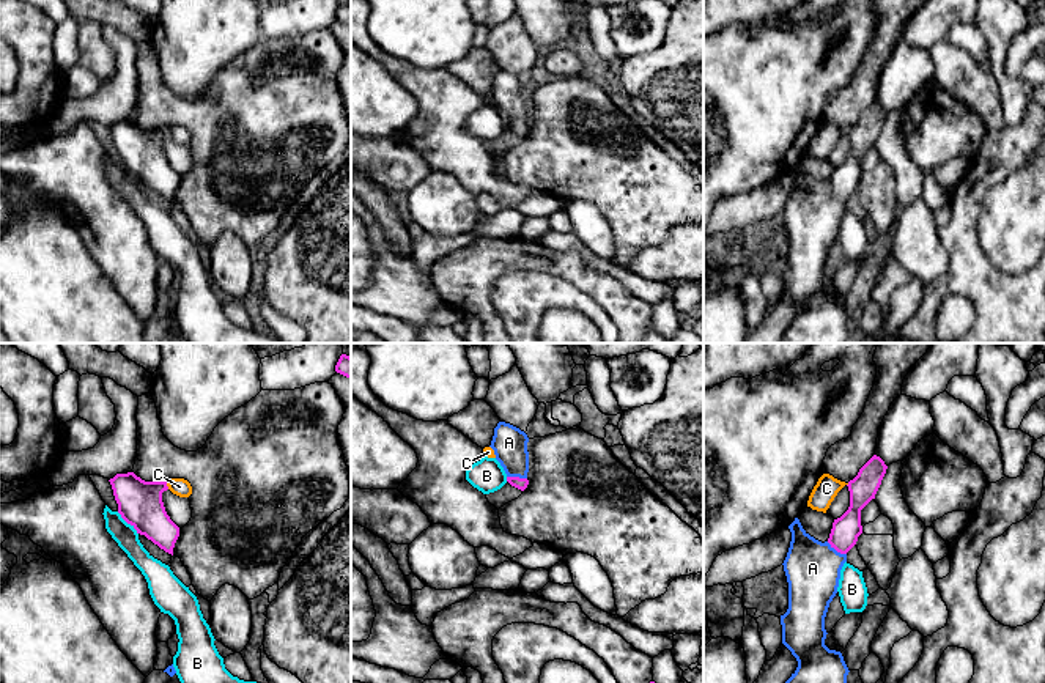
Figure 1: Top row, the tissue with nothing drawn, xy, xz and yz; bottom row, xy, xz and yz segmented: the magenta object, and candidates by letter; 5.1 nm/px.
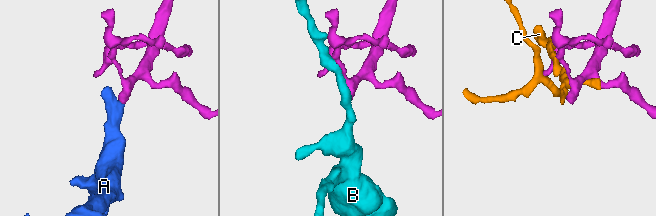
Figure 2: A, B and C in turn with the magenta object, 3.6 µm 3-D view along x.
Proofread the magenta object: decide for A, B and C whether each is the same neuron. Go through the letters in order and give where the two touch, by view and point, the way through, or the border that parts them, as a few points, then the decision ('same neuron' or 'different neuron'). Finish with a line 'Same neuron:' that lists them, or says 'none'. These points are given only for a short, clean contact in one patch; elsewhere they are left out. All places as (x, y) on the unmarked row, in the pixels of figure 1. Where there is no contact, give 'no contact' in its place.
A: meets magenta in yz at (836, 197); runs through yz (845, 177), (836, 197), (812, 216); same neuron
B: meets magenta in xy at (128, 170); different neuron
C: meets magenta in xy at (166, 132); different neuron
Same neuron: A

